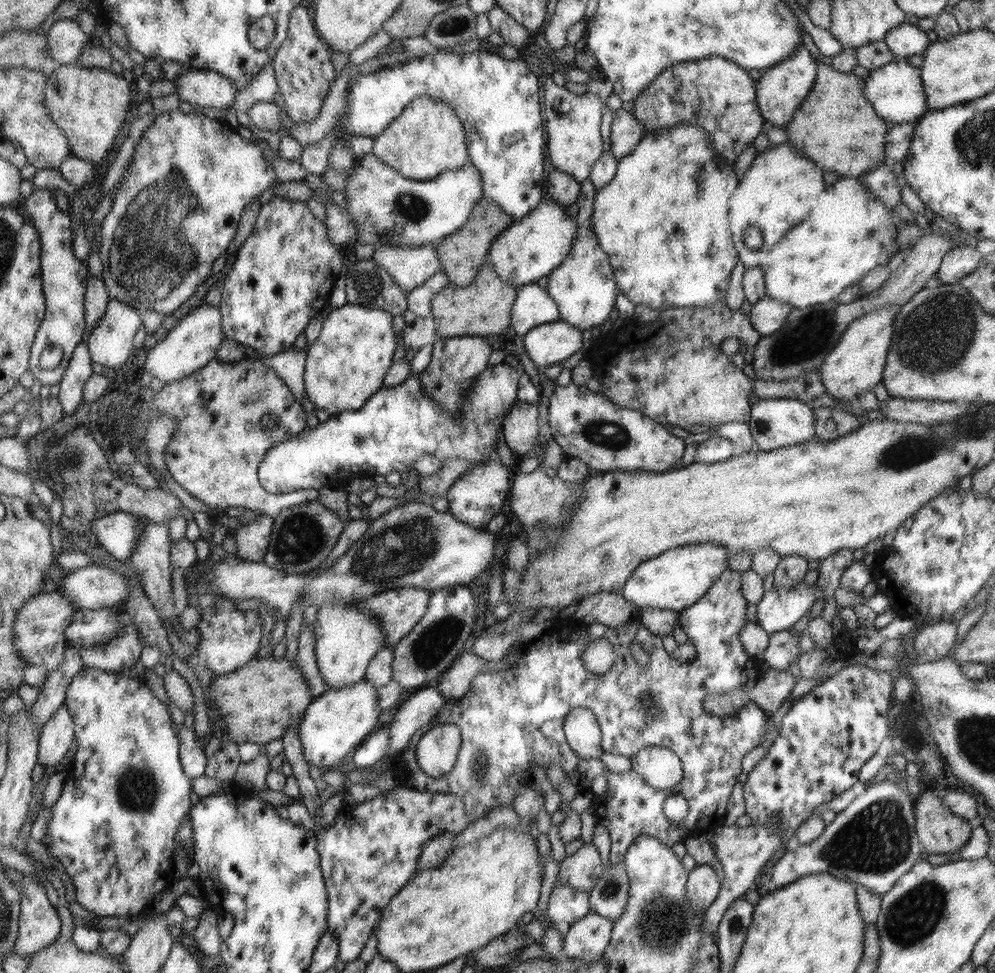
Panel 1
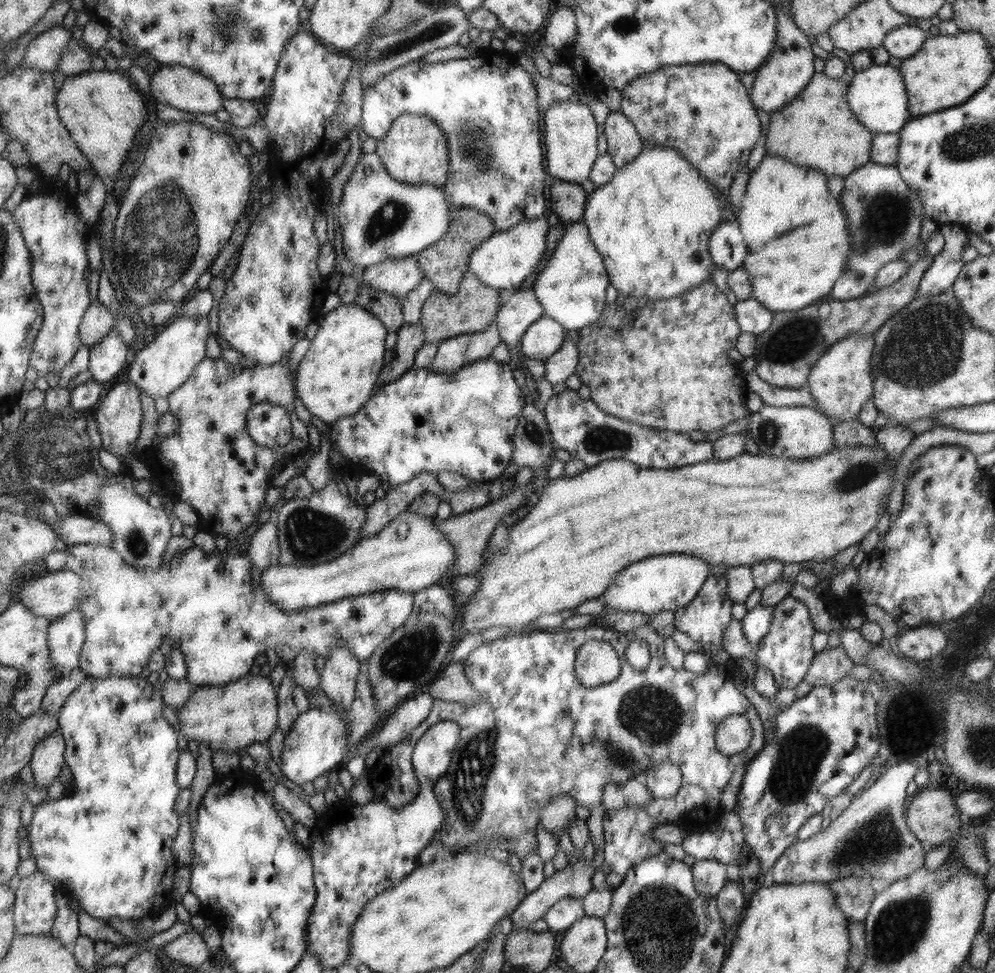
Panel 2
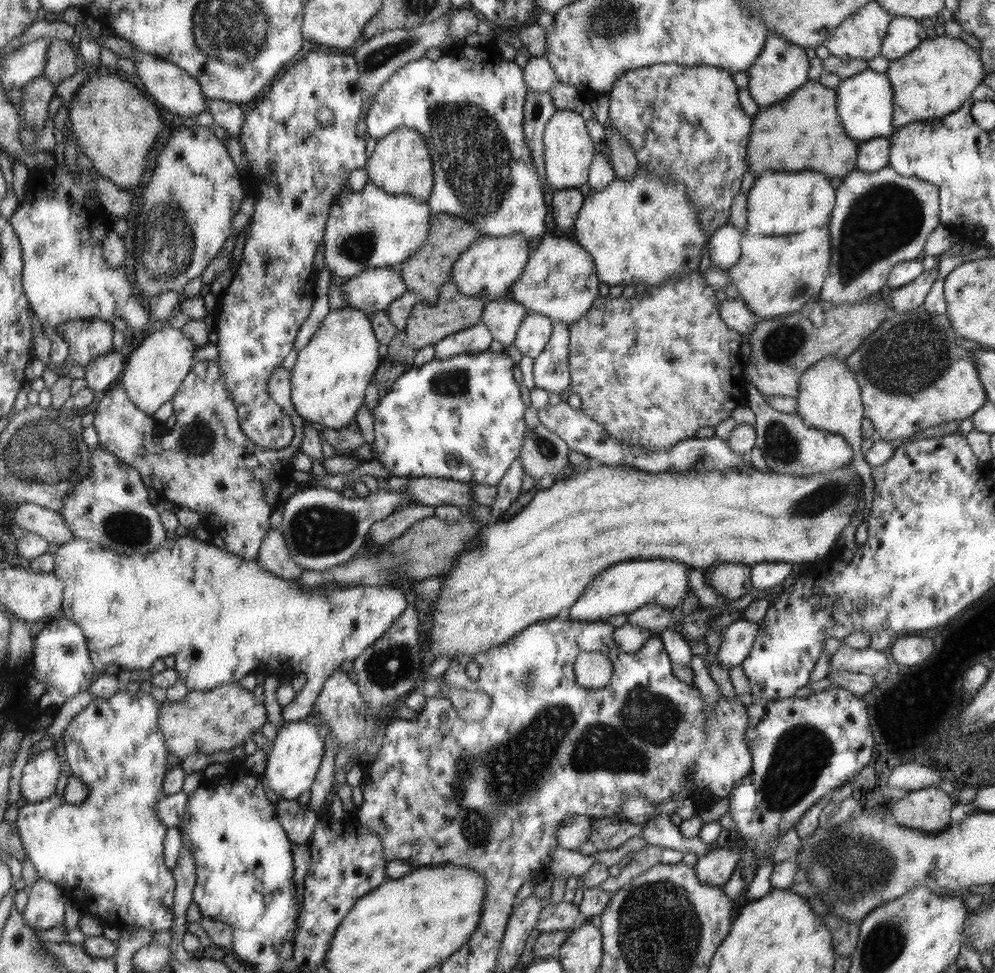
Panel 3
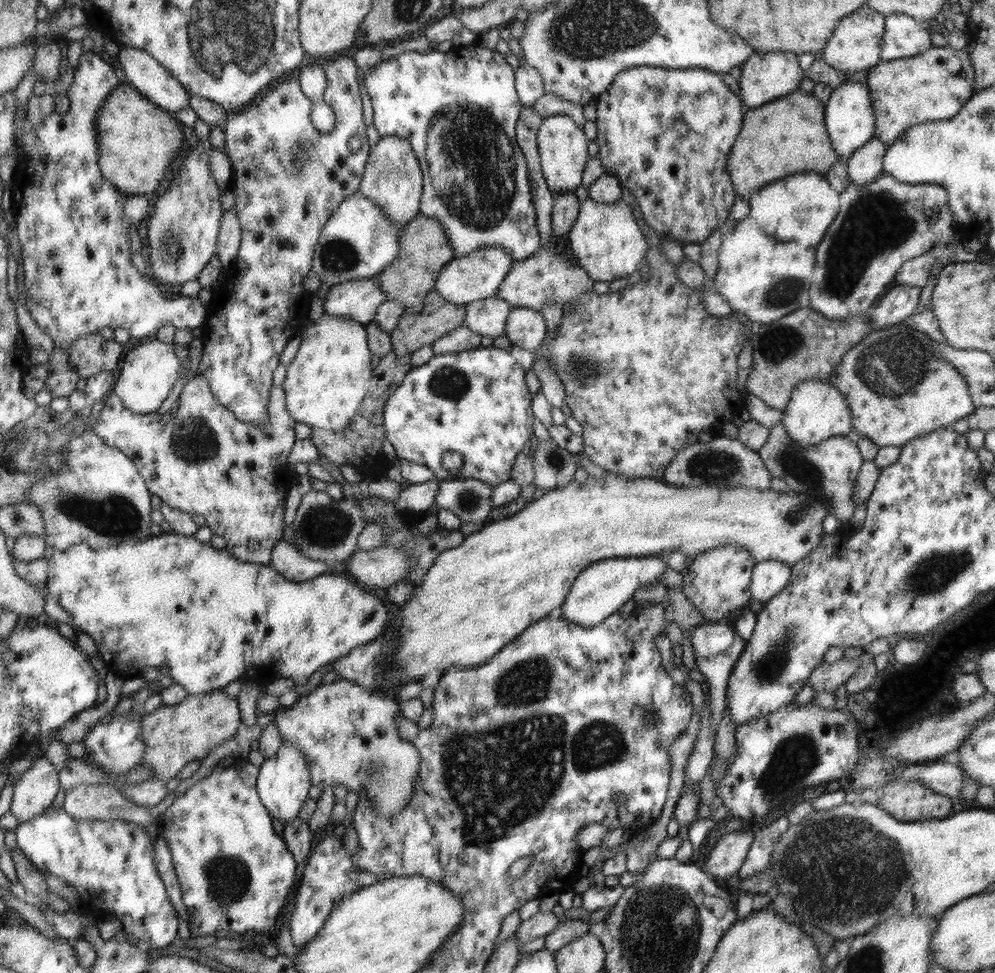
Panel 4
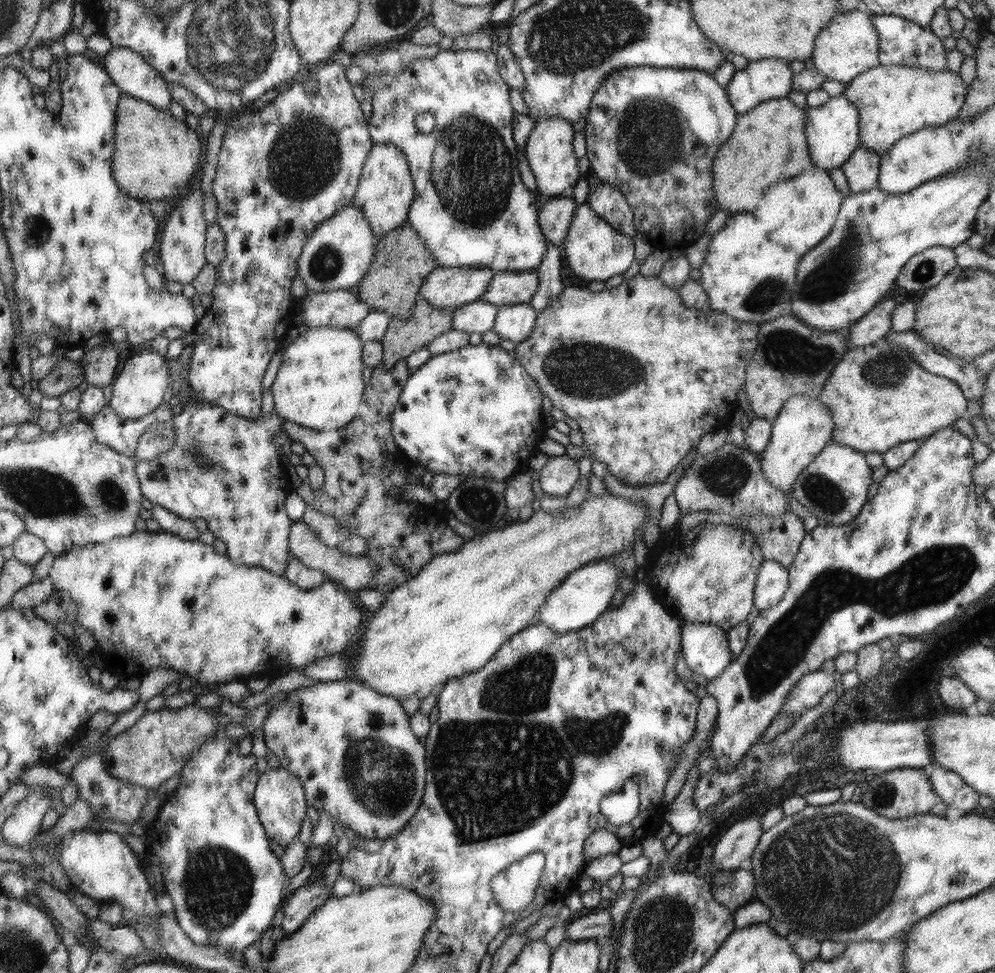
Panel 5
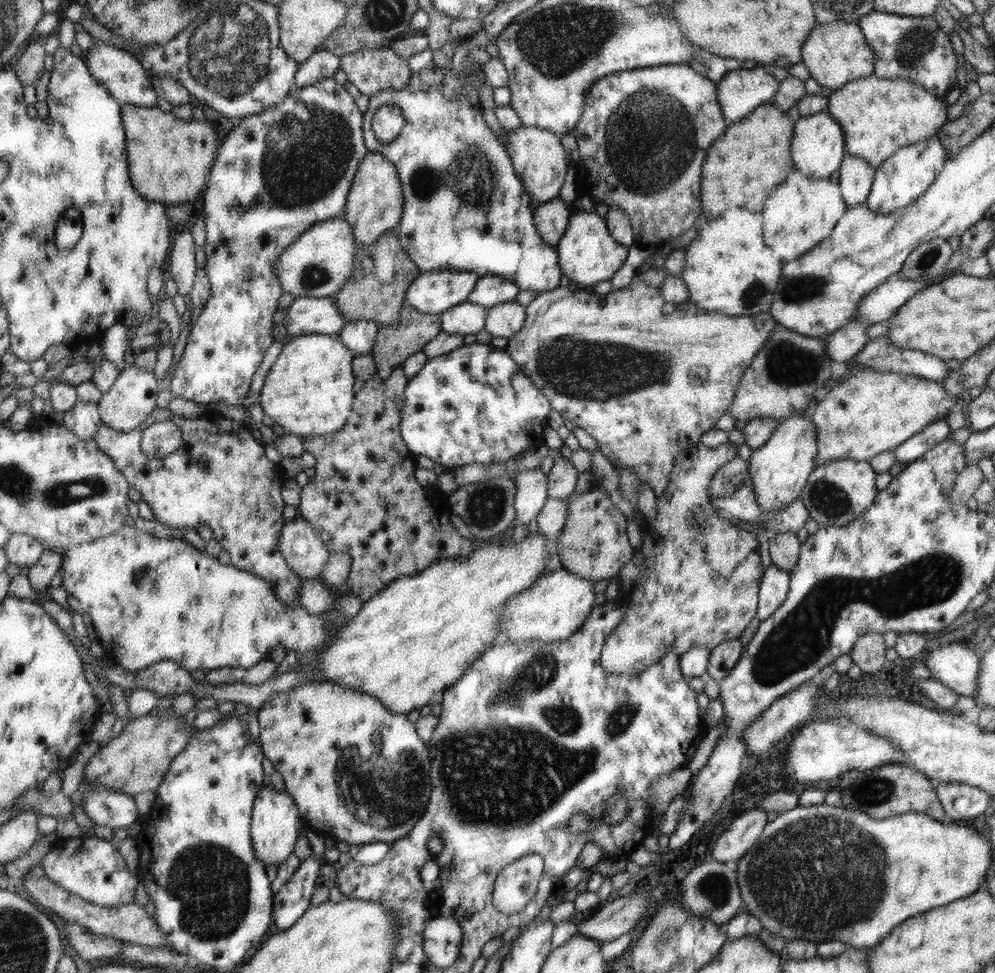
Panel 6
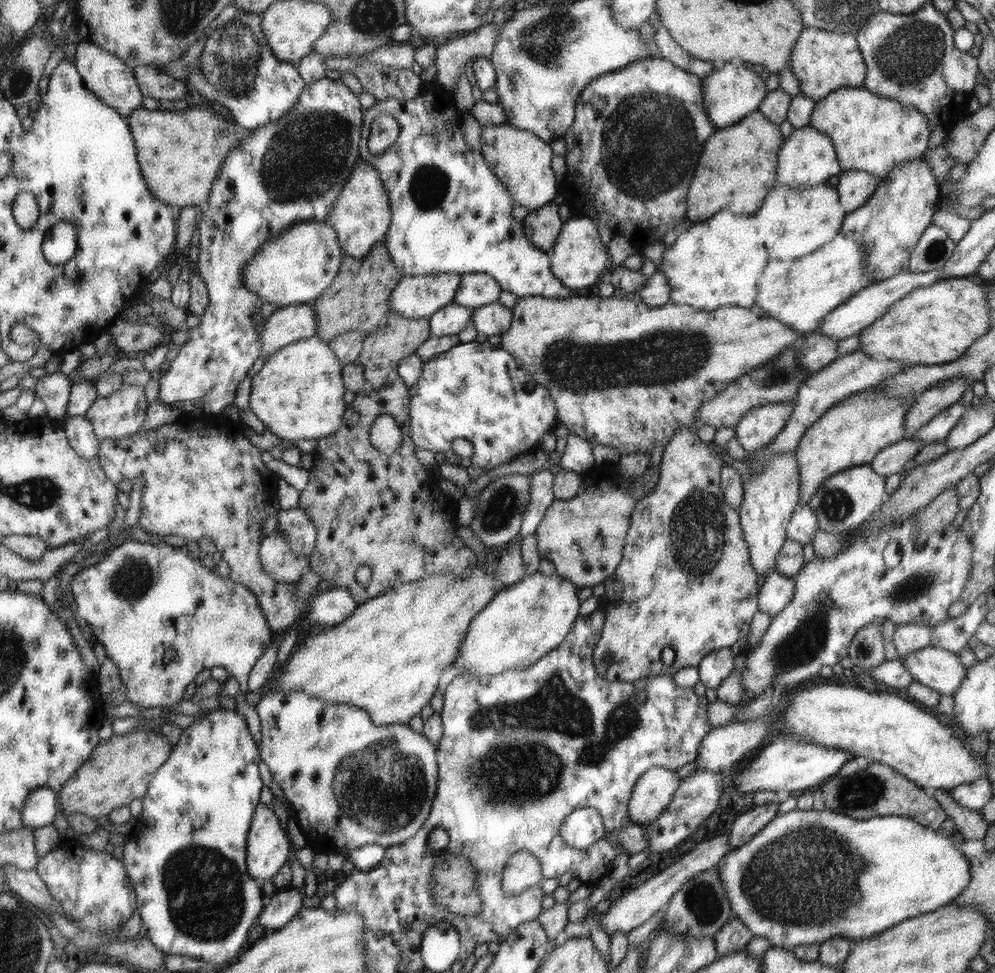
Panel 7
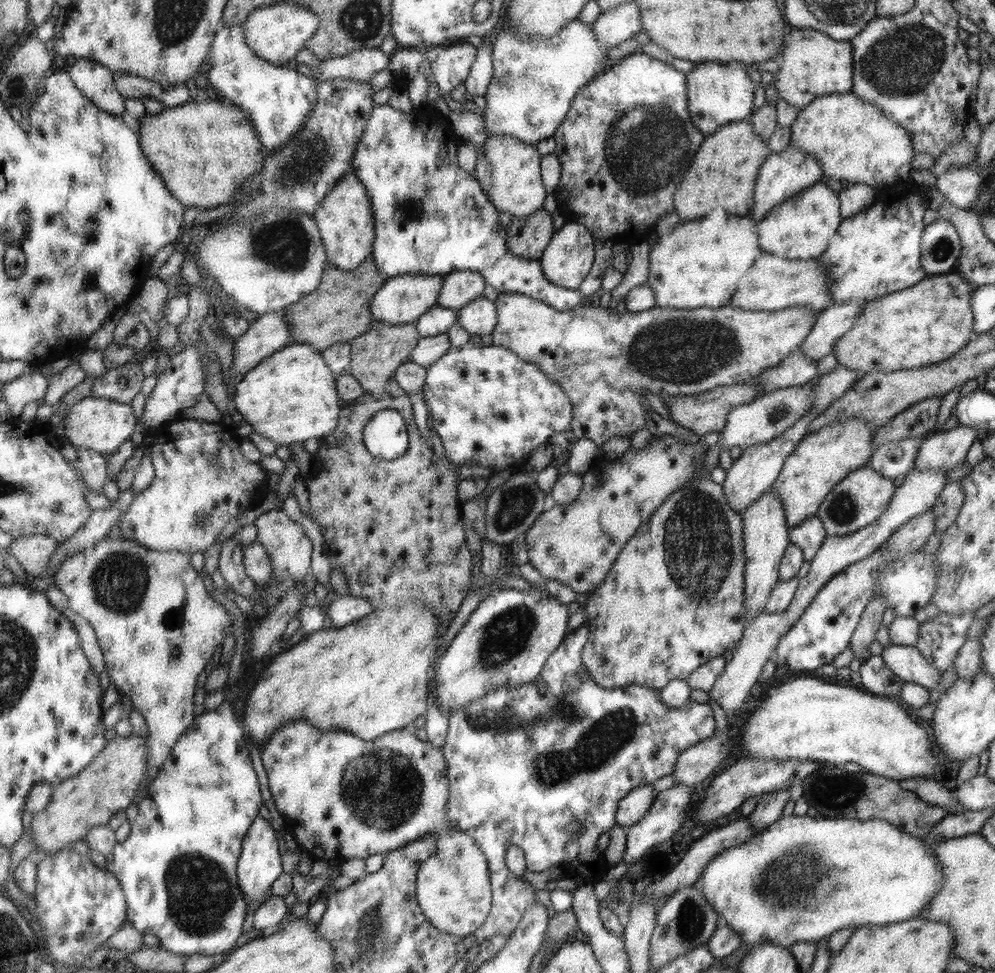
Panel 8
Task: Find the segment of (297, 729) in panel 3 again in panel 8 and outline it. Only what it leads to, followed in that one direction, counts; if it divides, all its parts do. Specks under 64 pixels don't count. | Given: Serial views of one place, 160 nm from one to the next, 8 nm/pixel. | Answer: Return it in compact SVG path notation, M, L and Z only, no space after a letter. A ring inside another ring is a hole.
M260 817L254 819L254 823L250 826L246 836L244 836L236 872L240 892L245 895L248 903L267 896L271 892L271 886L284 873L282 860L280 860L280 850L278 850L281 842L278 842L276 834L278 832L272 830L270 820L264 820L264 818Z

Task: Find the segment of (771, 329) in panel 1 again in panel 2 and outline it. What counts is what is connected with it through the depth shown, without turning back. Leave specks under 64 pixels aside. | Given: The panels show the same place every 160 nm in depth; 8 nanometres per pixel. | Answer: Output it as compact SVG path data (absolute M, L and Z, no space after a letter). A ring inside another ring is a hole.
M750 297L748 300L736 302L733 306L740 331L760 335L766 333L771 327L775 313L764 308L756 299Z

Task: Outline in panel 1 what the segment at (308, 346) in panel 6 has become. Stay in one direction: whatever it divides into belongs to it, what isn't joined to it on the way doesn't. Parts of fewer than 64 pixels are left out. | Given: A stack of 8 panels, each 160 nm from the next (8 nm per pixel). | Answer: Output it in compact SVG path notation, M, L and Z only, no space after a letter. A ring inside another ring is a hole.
M346 303L326 313L319 338L307 348L303 374L305 396L315 408L326 410L330 415L360 410L368 398L377 394L396 350L392 317L386 310L355 303Z

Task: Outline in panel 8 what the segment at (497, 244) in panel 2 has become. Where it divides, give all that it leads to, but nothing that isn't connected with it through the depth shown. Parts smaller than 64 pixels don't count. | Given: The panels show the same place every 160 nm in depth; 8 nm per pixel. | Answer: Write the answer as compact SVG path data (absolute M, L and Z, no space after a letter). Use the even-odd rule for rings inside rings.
M404 274L389 278L372 297L371 313L373 320L384 324L404 325L415 323L427 310L438 304L439 292L443 283L444 278L440 275Z

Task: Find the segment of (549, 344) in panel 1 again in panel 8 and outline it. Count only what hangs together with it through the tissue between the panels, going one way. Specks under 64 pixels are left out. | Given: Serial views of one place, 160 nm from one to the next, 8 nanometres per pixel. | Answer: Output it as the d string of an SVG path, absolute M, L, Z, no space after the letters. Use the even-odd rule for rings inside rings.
M479 296L468 301L466 306L456 311L457 322L470 336L490 335L498 324L498 307L492 299Z

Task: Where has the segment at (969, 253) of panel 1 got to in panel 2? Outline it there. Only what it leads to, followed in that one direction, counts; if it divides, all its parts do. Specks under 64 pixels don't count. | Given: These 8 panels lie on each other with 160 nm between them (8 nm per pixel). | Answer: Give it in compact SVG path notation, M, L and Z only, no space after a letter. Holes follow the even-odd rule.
M939 224L940 234L946 240L942 252L934 257L928 270L924 272L922 280L918 283L917 294L933 294L951 290L951 286L960 276L965 263L962 261L965 238L959 234L960 226L957 224Z

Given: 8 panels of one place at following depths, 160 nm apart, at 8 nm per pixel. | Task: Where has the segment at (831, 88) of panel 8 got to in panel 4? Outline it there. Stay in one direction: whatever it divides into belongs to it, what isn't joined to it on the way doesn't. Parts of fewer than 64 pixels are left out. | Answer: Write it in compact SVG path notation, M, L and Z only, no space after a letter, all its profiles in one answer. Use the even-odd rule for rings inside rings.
M866 5L857 8L852 14L841 18L831 37L824 45L821 54L823 61L832 68L848 74L862 72L876 66L881 61L881 44L883 41L885 16L871 10Z

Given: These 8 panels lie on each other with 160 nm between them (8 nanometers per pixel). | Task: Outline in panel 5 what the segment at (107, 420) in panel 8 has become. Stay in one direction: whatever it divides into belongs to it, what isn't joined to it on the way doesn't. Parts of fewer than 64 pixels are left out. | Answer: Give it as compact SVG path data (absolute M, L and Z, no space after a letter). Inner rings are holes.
M149 345L134 348L120 374L112 382L109 407L124 420L138 420L159 408L164 400L167 384L170 383L170 364L164 356L154 353Z

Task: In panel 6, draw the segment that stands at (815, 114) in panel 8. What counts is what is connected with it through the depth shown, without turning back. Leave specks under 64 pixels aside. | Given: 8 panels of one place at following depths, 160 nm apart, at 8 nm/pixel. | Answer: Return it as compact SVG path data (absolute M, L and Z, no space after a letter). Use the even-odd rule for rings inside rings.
M873 74L847 82L831 91L827 101L827 111L843 128L845 152L862 158L874 169L900 148L938 135L947 121L946 110L949 107L946 97L938 98L919 84L903 78L880 80Z

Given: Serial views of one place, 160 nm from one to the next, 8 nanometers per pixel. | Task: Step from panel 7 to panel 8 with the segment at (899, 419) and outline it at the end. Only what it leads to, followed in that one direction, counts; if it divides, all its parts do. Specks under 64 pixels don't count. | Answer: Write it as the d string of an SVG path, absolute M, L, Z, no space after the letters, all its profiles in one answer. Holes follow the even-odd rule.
M847 418L844 422L835 422L830 426L821 428L814 434L805 435L799 442L799 445L792 451L792 454L785 458L784 466L780 475L771 490L779 496L780 502L784 507L785 521L787 528L796 528L807 518L814 517L817 510L824 502L828 493L836 487L846 476L850 475L853 470L868 466L870 455L873 453L871 442L876 428L871 428L867 422L859 418Z

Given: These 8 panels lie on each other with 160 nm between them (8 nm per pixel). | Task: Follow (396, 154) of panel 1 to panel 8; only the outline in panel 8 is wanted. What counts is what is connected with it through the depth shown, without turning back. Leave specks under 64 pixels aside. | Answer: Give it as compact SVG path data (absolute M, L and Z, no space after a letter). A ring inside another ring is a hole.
M352 172L346 173L334 189L324 198L323 204L312 215L323 236L324 247L327 248L327 263L342 271L354 271L370 256L375 244L375 216L372 213L372 200L368 199L367 190Z

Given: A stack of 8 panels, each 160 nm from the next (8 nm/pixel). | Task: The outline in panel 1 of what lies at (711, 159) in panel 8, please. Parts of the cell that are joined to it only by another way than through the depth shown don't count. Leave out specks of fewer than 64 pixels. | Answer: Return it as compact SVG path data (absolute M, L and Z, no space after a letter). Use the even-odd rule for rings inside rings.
M818 62L812 90L809 90L806 98L792 115L790 122L784 126L788 135L786 144L798 149L823 171L836 172L841 177L860 177L878 165L886 163L885 138L889 128L864 98L864 83L864 73L859 70L846 74L834 70L830 65Z

